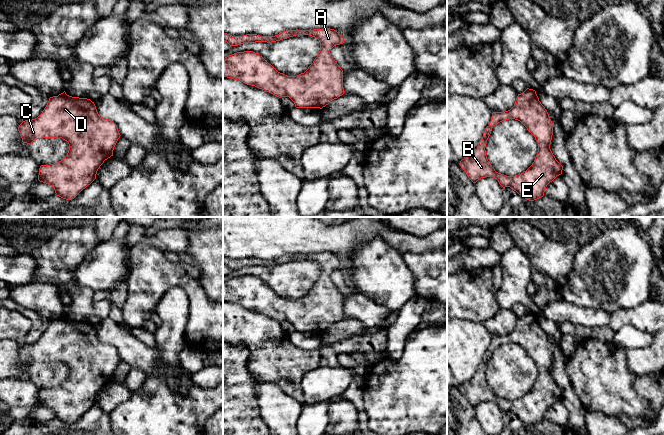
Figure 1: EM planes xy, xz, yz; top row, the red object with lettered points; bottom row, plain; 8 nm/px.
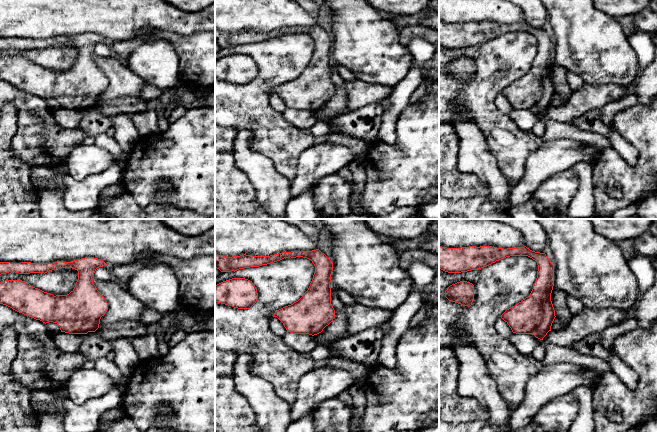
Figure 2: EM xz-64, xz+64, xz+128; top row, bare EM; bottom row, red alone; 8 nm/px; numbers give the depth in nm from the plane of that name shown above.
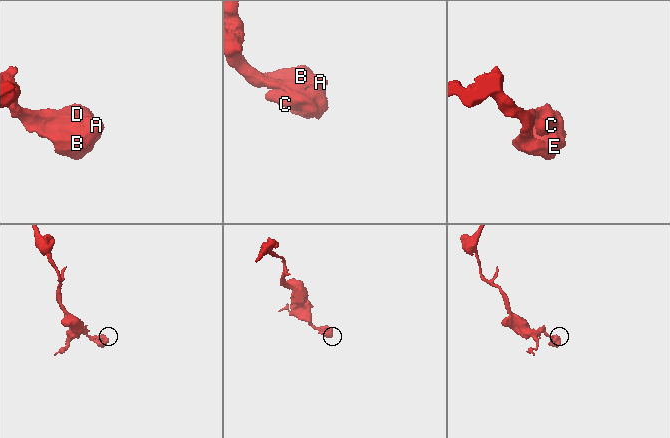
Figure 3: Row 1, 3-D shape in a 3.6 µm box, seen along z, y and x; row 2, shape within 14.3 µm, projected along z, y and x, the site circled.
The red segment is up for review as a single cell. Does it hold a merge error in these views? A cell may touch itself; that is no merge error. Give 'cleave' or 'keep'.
keep

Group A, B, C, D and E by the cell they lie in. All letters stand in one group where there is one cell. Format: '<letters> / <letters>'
A B C D E

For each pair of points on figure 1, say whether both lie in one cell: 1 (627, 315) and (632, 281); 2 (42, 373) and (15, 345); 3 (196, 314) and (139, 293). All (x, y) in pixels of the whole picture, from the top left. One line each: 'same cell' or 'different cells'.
1: different cells
2: same cell
3: same cell

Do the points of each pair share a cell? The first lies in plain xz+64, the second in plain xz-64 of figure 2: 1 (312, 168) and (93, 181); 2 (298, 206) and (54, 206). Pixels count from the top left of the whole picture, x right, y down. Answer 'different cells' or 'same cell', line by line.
1: different cells
2: different cells

